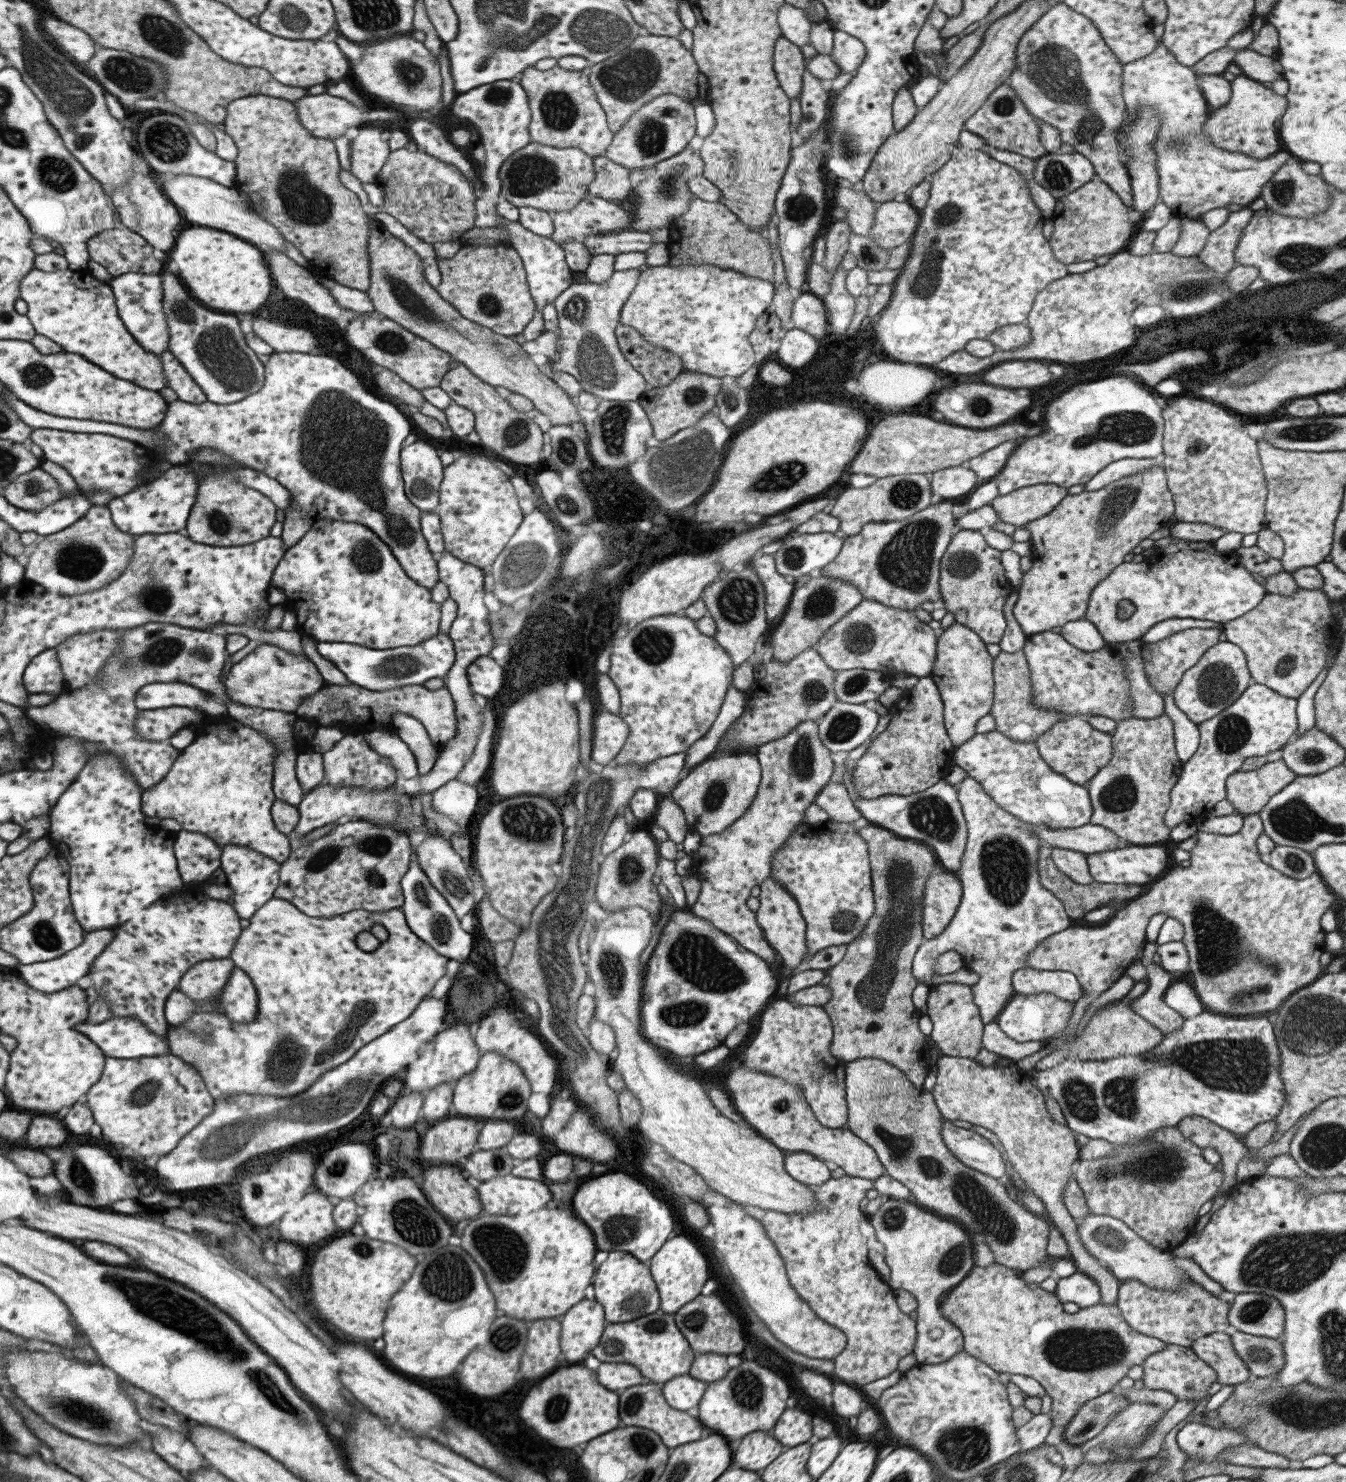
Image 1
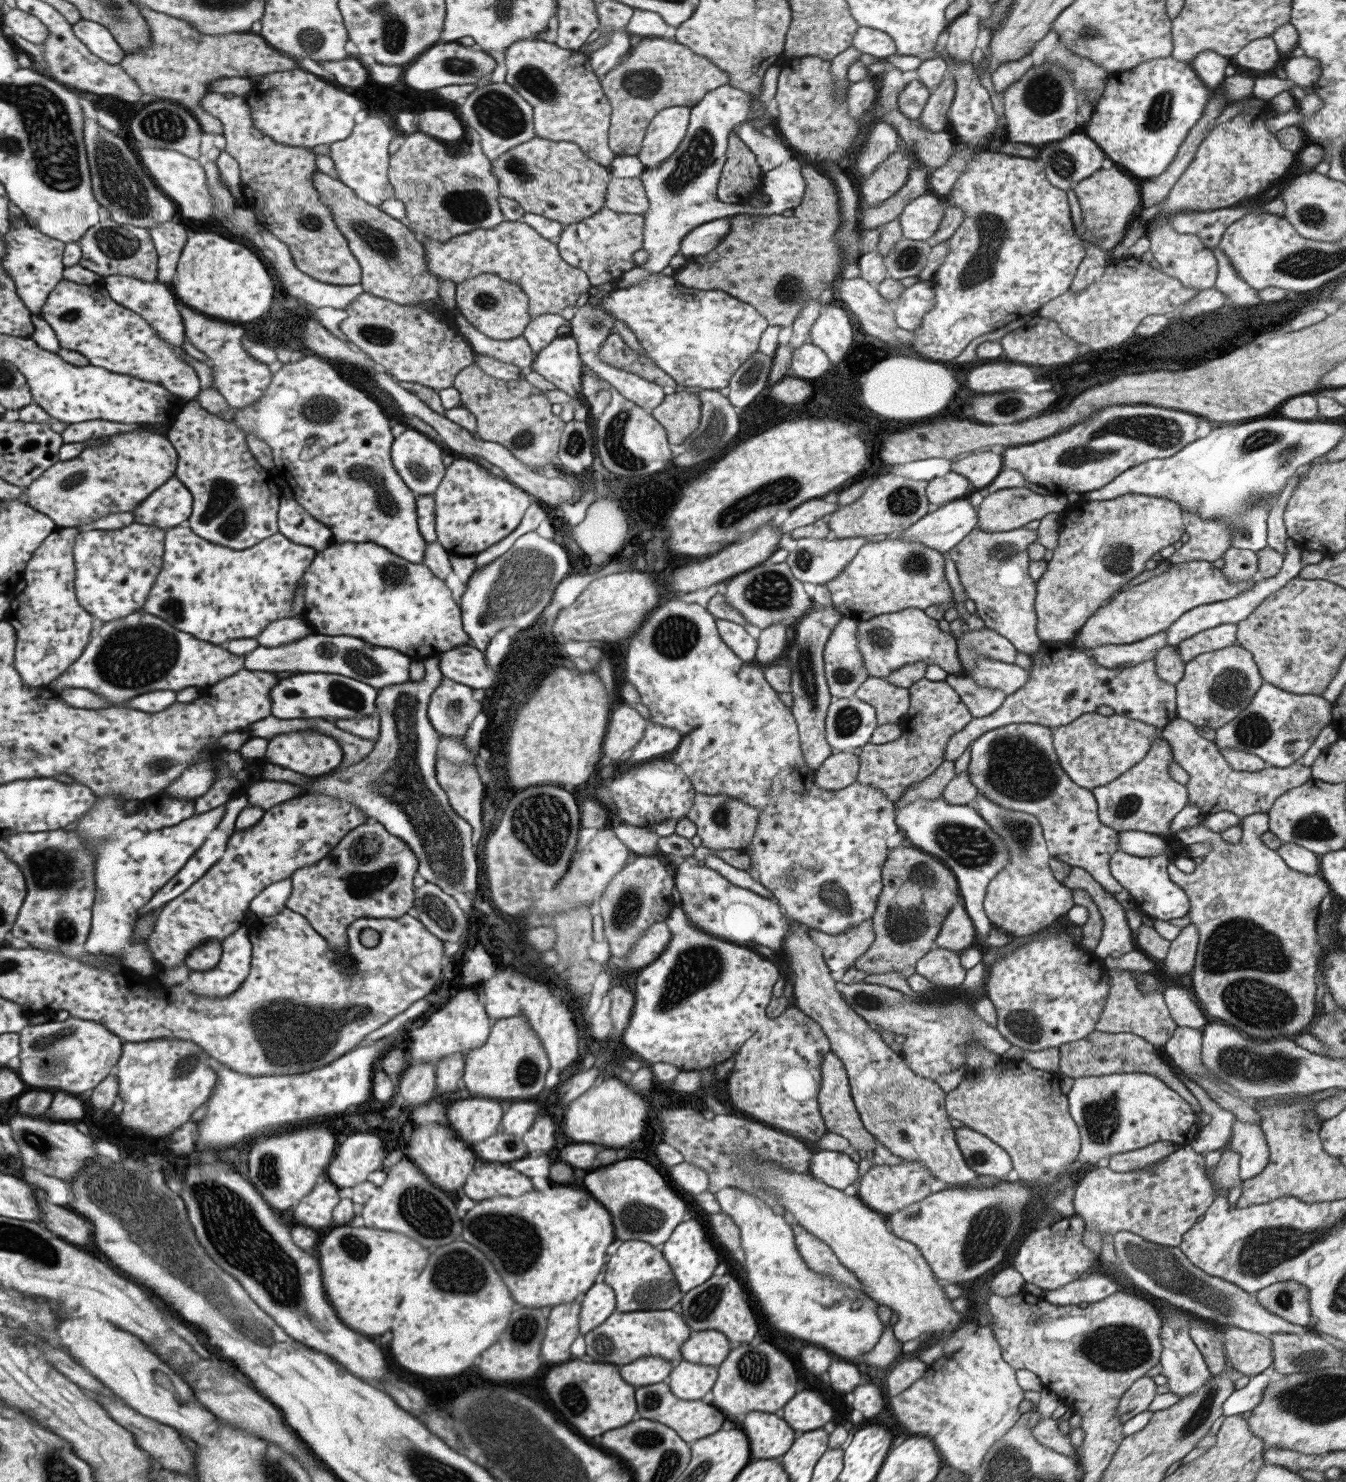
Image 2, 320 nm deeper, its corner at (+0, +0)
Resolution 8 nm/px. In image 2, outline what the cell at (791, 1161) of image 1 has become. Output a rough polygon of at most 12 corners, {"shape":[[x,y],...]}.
{"shape":[[813,1152],[809,1174],[843,1190],[858,1163],[842,1152]]}

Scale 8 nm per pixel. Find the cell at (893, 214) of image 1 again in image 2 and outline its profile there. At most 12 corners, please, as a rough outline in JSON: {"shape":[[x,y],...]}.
{"shape":[[931,192],[914,198],[897,220],[902,238],[926,241],[951,206]]}

